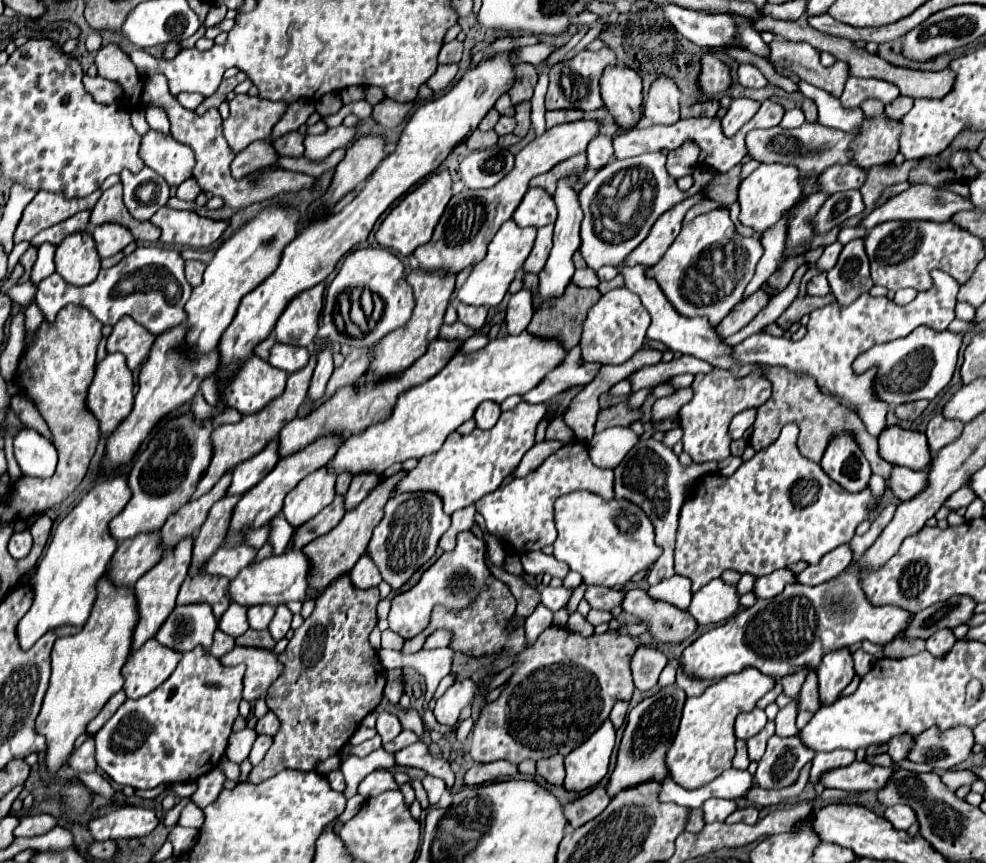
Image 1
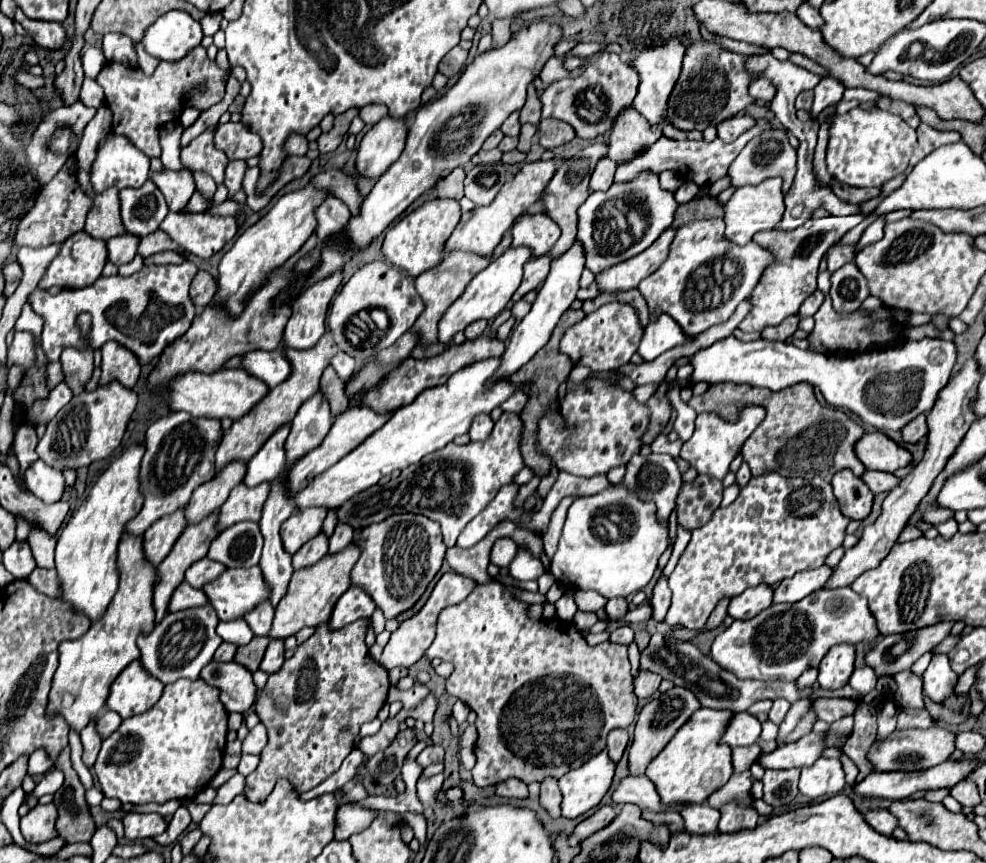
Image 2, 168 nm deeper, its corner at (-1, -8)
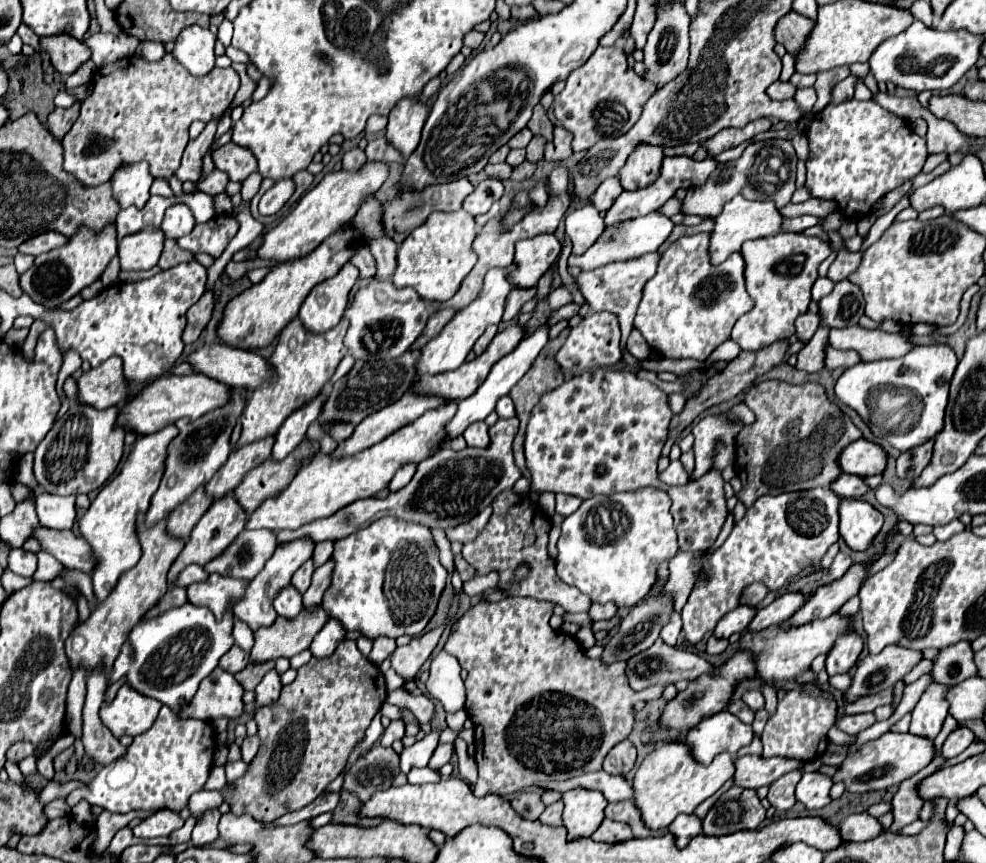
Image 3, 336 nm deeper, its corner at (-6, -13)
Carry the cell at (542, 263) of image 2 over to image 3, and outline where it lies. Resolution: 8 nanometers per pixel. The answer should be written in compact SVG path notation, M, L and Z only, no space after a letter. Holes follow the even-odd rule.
M512 289L512 291L508 293L508 297L506 297L506 307L504 307L502 321L514 319L514 317L520 313L522 305L524 305L526 301L530 301L534 295L536 295L536 289Z

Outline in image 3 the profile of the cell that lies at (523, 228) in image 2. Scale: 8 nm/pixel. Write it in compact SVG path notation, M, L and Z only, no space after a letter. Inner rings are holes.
M536 235L532 239L524 239L524 241L518 241L516 243L516 249L514 249L514 265L516 269L508 273L508 279L510 279L510 285L512 287L536 287L540 277L550 269L550 265L556 261L560 253L560 243L554 235Z

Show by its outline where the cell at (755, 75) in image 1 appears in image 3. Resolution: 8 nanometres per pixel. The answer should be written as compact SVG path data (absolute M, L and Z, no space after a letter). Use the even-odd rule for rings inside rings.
M776 81L776 83L772 83L772 85L768 87L768 95L770 95L772 99L776 99L776 101L792 99L794 93L796 93L796 87L794 87L790 81L788 81L788 83L784 83L784 81Z

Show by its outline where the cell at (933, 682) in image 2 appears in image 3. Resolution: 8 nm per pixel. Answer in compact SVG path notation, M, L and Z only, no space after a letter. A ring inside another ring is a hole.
M932 683L922 699L918 701L918 705L912 711L912 725L910 725L910 733L918 735L918 737L936 737L944 725L944 719L948 715L948 707L946 707L946 699L942 699L942 695L946 695L950 687L938 687L936 683Z

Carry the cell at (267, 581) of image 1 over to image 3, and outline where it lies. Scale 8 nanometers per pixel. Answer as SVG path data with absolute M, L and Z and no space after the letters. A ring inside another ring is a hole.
M210 575L206 581L192 583L192 585L186 587L188 603L204 605L214 615L218 615L218 619L222 619L222 611L226 611L228 603L234 605L242 597L242 591L246 589L246 583L248 581L244 581L244 579Z

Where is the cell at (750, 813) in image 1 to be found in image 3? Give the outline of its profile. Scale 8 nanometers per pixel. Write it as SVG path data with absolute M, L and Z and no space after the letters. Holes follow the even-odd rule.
M730 787L702 819L702 835L730 835L742 829L758 829L766 809L754 789Z

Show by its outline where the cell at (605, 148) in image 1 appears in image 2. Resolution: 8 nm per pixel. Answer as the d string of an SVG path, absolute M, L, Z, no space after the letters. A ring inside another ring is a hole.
M603 156L597 162L597 168L591 176L591 190L607 190L613 184L613 174L615 174L615 162L607 156Z

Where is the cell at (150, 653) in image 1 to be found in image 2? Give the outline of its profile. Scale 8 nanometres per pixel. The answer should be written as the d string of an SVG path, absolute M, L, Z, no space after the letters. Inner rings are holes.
M135 660L113 682L107 708L115 710L121 718L129 718L149 710L161 698L161 692L163 682L157 682L157 678L141 666L141 660Z

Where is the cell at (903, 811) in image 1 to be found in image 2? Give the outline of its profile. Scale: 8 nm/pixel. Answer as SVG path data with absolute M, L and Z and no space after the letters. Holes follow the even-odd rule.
M871 810L865 814L865 820L873 826L873 830L885 836L891 836L893 830L899 826L897 818L889 810Z

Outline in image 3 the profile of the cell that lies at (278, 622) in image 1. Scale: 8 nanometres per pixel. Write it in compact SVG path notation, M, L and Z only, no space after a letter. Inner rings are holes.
M276 669L270 675L264 675L260 685L254 689L254 693L256 693L256 709L276 703L278 697L280 697L280 689L282 689L282 685L280 685L280 675L276 673Z

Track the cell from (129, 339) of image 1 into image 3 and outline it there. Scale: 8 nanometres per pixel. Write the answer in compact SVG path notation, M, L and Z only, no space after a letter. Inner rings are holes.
M110 357L100 367L84 371L76 385L78 403L90 405L94 409L122 405L128 397L128 385L124 383L122 375L122 361L118 357Z

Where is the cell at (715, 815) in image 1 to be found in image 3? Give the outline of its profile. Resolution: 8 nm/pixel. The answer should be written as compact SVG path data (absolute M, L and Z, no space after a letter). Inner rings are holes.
M678 815L670 825L668 833L674 835L676 847L686 847L692 837L702 831L702 821L696 815Z

